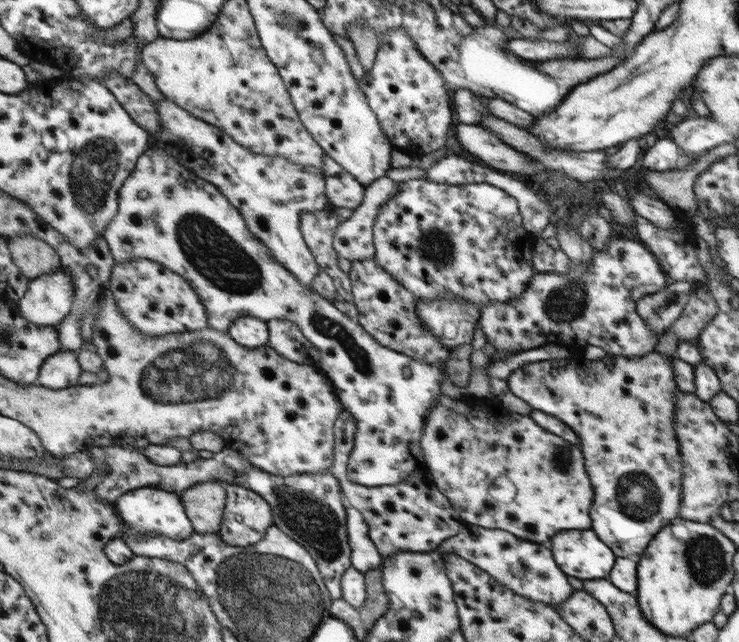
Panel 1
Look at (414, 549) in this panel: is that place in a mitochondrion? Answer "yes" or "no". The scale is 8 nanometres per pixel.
no

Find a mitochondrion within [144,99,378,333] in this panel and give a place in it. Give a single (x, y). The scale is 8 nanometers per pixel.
(210, 250)

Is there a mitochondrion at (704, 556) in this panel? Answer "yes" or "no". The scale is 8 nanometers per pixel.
yes

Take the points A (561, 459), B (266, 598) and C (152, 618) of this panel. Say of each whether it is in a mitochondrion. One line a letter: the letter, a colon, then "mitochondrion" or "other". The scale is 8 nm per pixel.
A: mitochondrion
B: mitochondrion
C: mitochondrion

